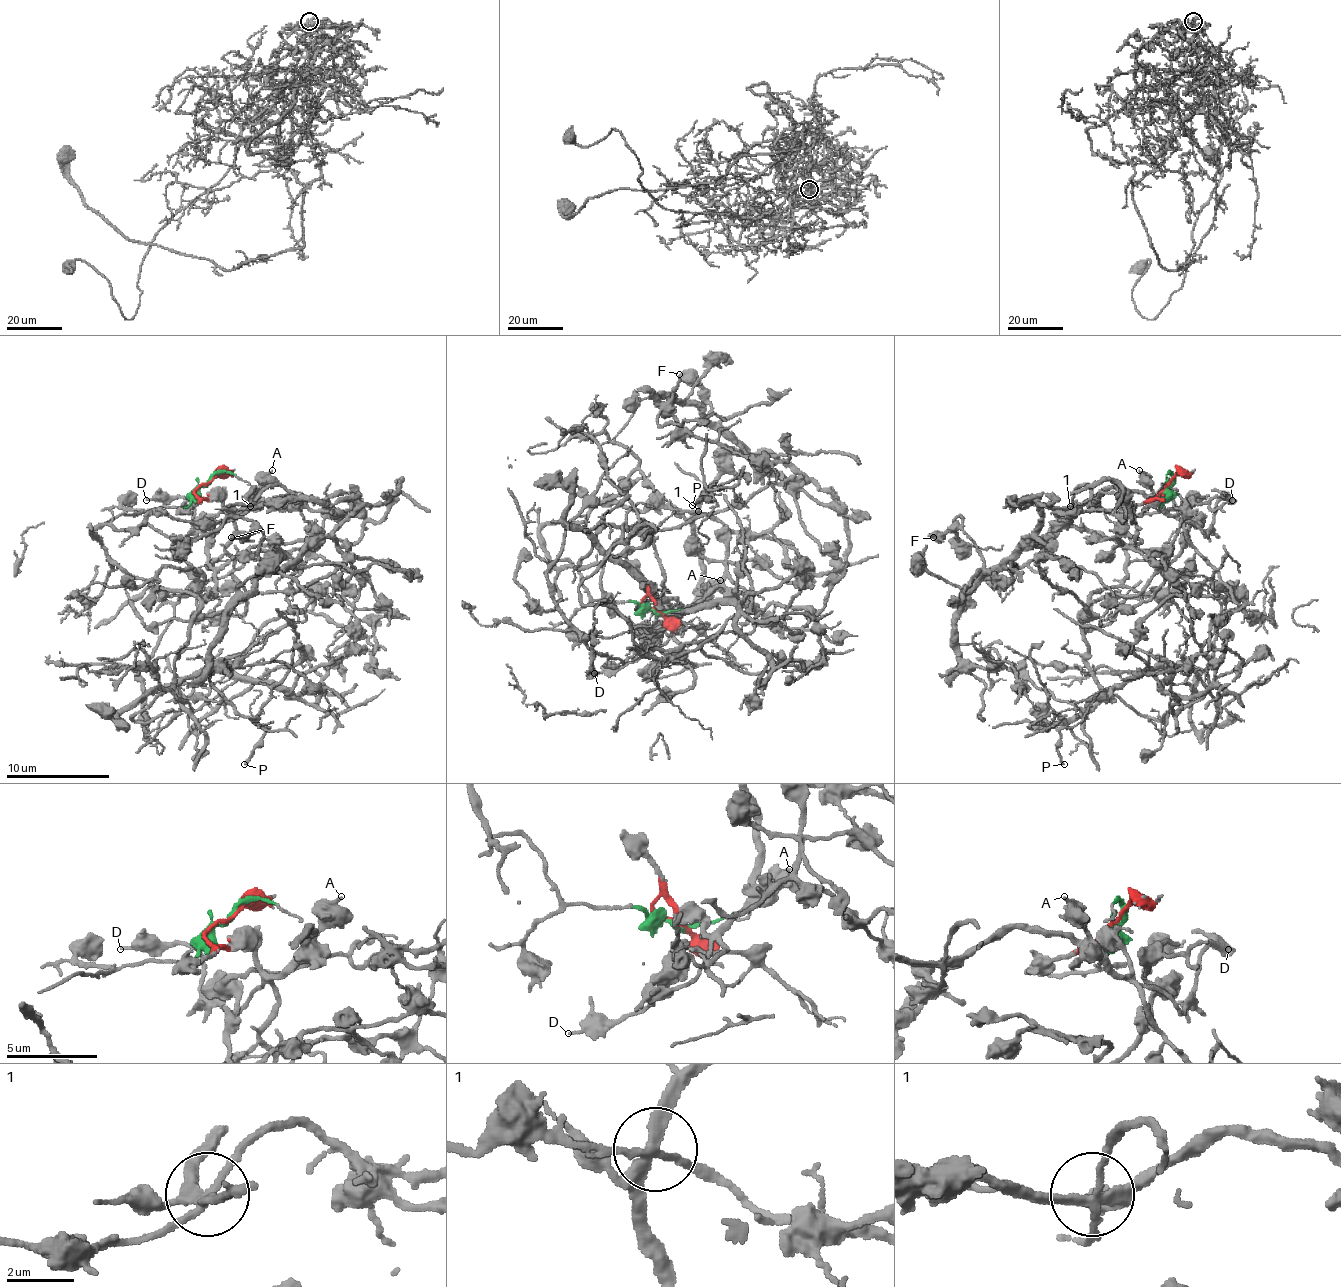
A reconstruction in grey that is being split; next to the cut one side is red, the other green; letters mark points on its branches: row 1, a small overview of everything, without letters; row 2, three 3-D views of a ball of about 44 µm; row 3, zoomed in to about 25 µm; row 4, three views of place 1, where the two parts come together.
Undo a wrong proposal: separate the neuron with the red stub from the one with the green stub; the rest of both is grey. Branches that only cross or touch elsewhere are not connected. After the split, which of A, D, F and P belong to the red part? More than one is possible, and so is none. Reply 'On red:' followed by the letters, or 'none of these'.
On red: A, D, F, P

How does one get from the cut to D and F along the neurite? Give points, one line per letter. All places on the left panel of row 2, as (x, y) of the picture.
D: (205, 485), (195, 493), (226, 506), (226, 521), (213, 534), (192, 521), (192, 506), (184, 498), (145, 500)
F: (205, 485), (228, 513), (252, 487), (252, 508), (355, 506), (280, 568), (257, 529), (231, 537)

